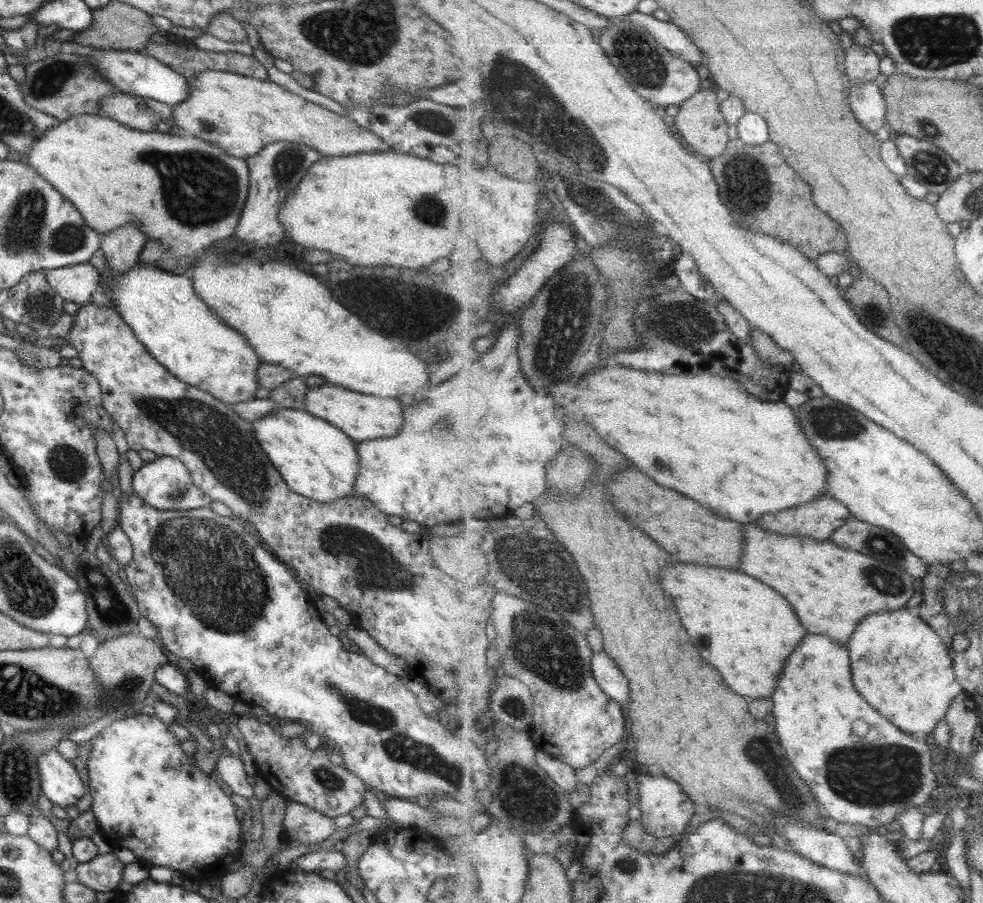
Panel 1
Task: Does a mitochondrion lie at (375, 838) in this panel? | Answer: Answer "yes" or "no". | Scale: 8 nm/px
no

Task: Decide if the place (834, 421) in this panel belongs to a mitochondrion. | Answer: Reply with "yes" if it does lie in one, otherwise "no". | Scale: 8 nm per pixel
yes

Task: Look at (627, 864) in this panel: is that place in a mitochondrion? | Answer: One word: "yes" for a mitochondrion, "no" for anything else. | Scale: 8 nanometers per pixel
yes

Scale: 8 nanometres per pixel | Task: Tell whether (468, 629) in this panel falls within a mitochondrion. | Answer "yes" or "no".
no

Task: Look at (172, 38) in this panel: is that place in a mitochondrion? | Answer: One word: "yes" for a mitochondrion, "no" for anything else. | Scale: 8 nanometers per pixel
no

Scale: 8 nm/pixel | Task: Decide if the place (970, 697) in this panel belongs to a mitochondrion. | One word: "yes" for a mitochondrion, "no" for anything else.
no

